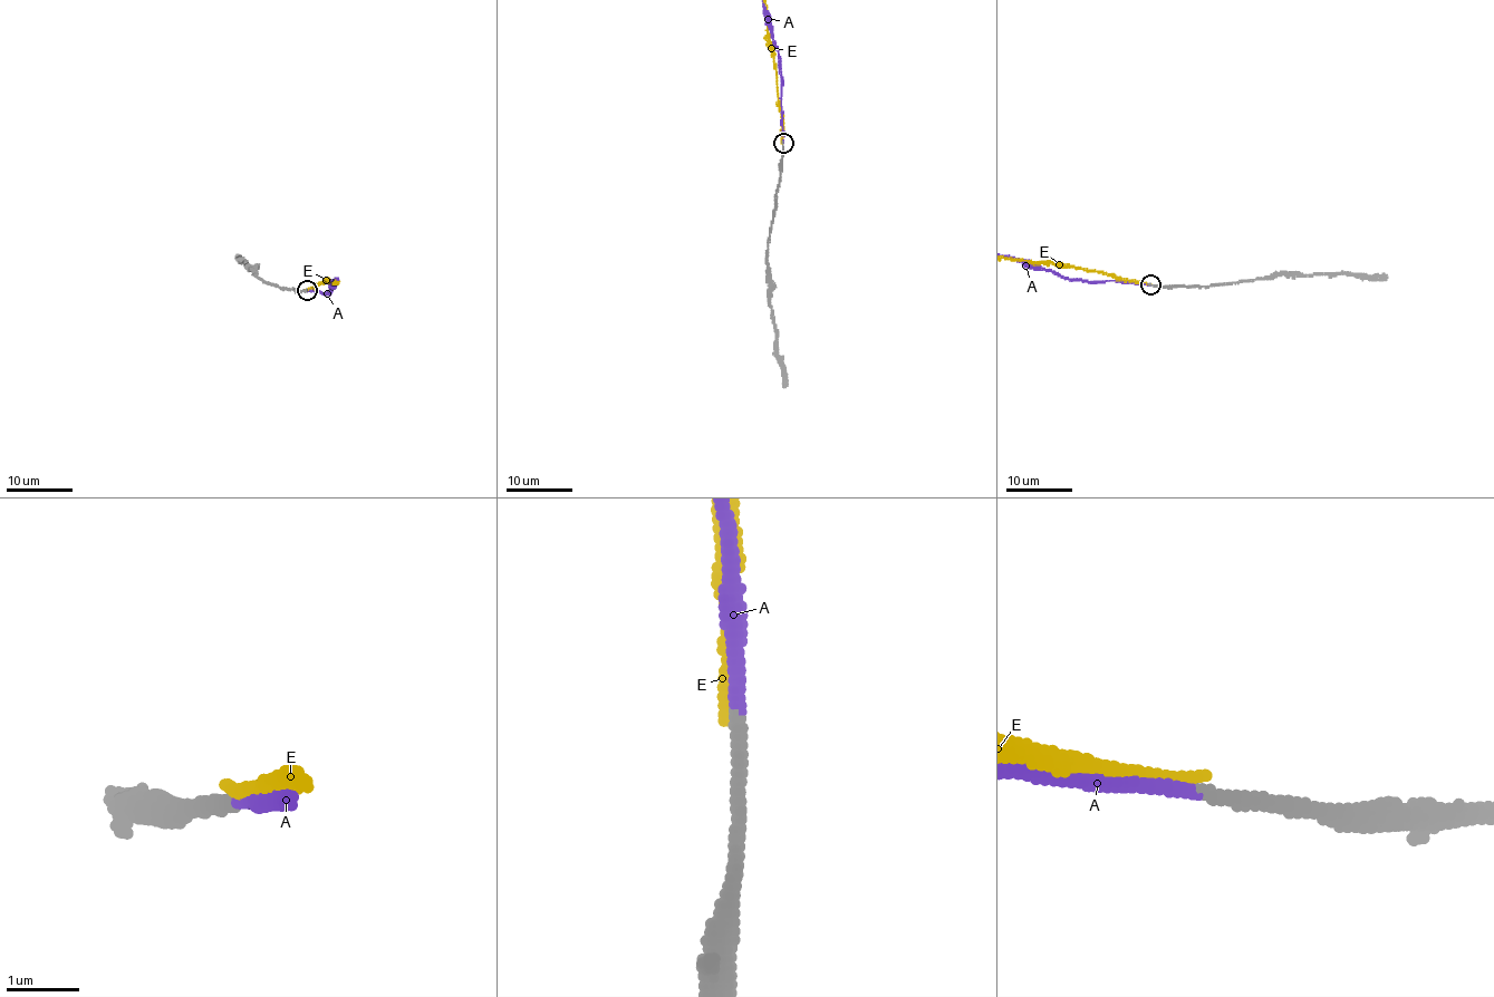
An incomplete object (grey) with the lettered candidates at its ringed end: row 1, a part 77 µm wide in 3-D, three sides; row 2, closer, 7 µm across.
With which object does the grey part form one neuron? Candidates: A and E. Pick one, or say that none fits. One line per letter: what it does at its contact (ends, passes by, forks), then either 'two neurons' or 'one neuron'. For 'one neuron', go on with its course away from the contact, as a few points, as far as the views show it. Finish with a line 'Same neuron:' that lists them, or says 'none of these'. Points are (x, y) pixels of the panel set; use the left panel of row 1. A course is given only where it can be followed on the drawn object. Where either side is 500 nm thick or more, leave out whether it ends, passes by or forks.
A: it ends there; one neuron
E: it ends there; two neurons
Same neuron: A

